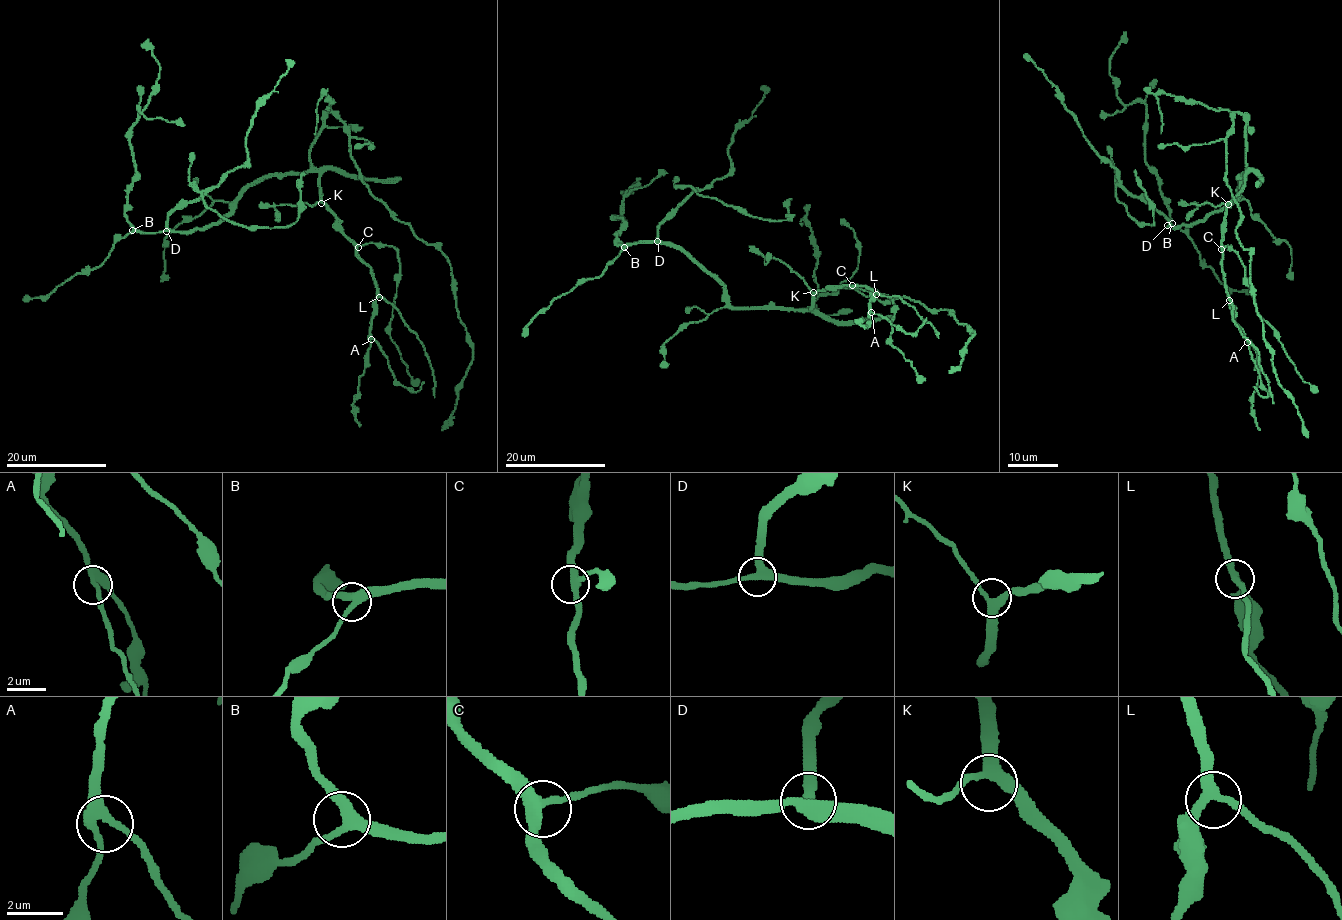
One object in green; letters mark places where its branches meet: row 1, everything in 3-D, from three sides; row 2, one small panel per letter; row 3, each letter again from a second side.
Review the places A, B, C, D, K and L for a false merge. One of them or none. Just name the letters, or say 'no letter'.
no letter

